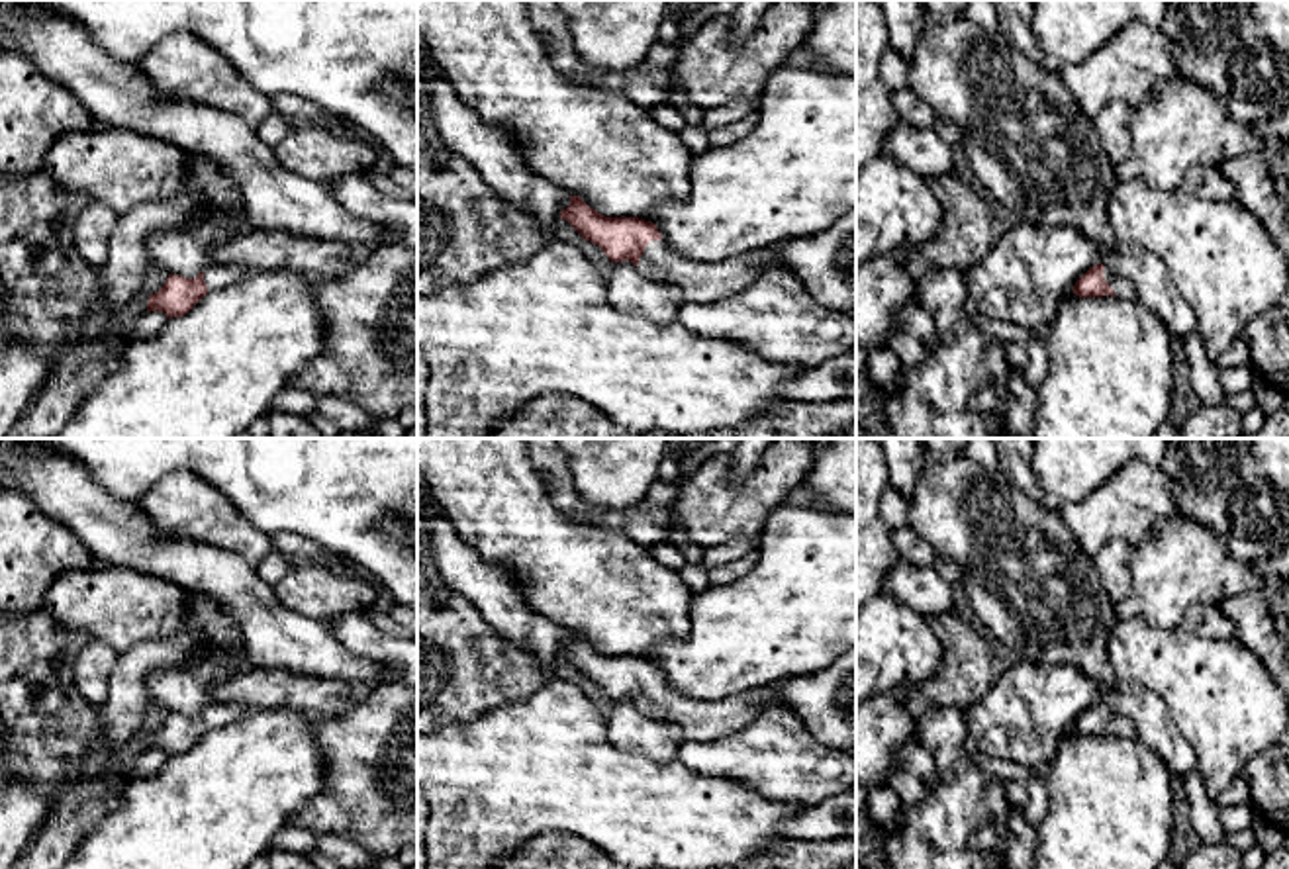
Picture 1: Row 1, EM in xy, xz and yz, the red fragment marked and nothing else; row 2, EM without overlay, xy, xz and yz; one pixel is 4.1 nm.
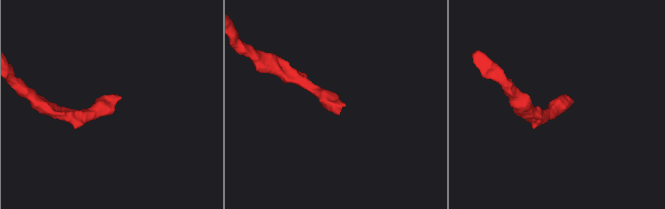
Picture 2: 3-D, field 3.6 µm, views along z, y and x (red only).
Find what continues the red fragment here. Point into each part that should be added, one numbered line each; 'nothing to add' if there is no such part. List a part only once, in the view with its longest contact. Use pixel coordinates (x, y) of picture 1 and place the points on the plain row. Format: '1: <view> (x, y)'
1: xz (825, 701)

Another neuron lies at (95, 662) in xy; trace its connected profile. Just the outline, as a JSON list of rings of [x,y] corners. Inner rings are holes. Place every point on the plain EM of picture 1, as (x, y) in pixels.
[[[90,638],[74,662],[74,685],[92,707],[102,707],[108,695],[110,671],[118,660],[114,648],[98,638]]]

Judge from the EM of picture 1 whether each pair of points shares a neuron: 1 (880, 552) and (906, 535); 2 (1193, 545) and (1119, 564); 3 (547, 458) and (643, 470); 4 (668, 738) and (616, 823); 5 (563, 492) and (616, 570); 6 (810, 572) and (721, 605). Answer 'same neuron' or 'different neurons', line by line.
1: different neurons
2: different neurons
3: different neurons
4: different neurons
5: different neurons
6: same neuron

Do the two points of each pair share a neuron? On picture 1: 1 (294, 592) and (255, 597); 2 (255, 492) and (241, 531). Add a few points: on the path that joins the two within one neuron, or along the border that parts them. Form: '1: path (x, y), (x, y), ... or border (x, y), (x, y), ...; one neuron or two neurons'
1: border (271, 586), (285, 605), (316, 617); two neurons
2: border (210, 486), (222, 492), (269, 535); two neurons

